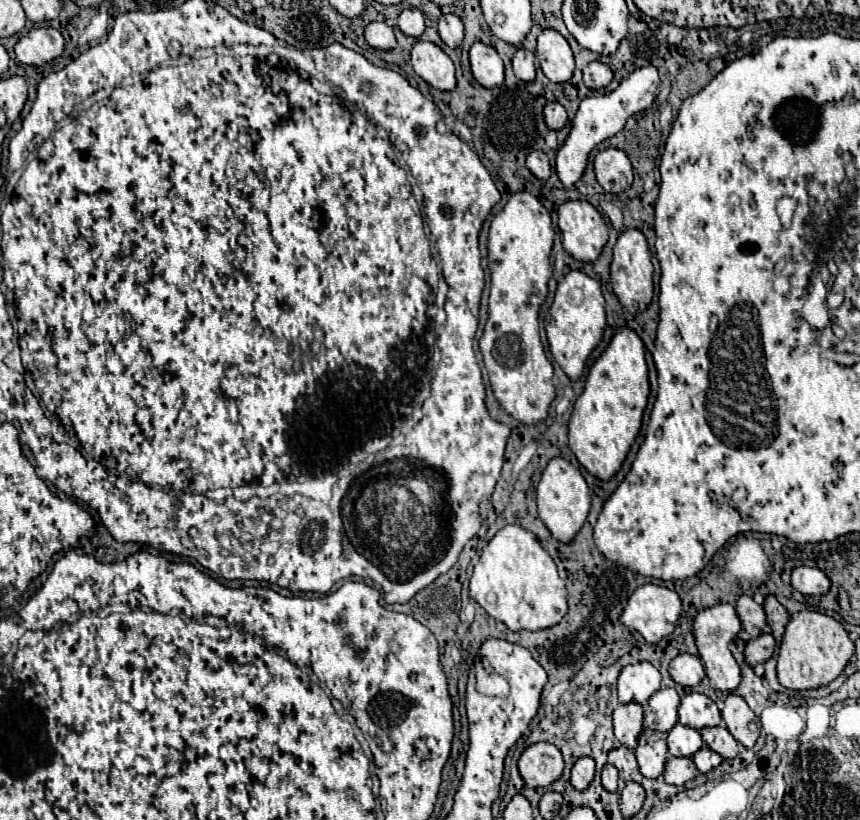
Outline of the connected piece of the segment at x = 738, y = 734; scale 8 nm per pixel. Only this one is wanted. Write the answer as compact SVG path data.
M729 695L725 699L721 717L725 721L727 731L747 749L755 745L755 741L759 739L759 731L761 731L761 723L757 721L755 713L749 709L749 705L745 703L743 697L739 695Z

